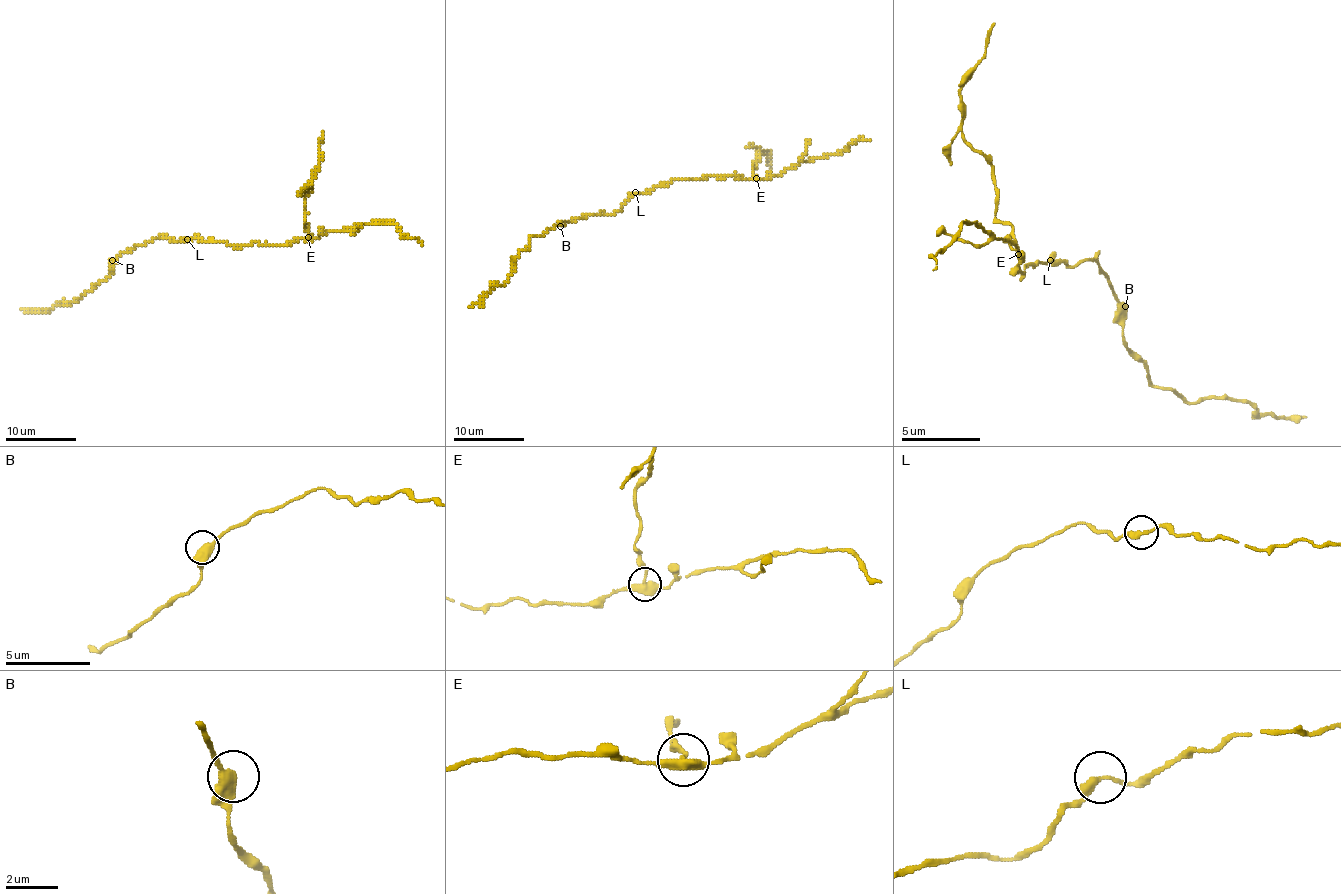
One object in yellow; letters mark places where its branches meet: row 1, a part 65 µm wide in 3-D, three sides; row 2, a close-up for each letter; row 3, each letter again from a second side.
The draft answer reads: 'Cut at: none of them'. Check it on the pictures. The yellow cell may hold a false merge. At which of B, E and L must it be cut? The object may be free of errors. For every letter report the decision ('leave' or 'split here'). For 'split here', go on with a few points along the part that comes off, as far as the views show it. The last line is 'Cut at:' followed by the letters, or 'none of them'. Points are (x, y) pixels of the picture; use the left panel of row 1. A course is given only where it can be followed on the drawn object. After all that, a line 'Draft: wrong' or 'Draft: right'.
B: leave
E: split here; foreign part runs (308, 237), (304, 196), (313, 180), (323, 132)
L: leave
Cut at: E
Draft: wrong

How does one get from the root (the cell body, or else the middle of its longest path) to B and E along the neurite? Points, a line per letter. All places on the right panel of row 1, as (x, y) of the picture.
B: (1055, 255), (1051, 259), (1078, 267), (1098, 251), (1098, 267), (1125, 306)
E: (1055, 255), (1047, 263), (1023, 267), (1023, 274), (1016, 267), (1016, 271), (1019, 267), (1019, 255)

